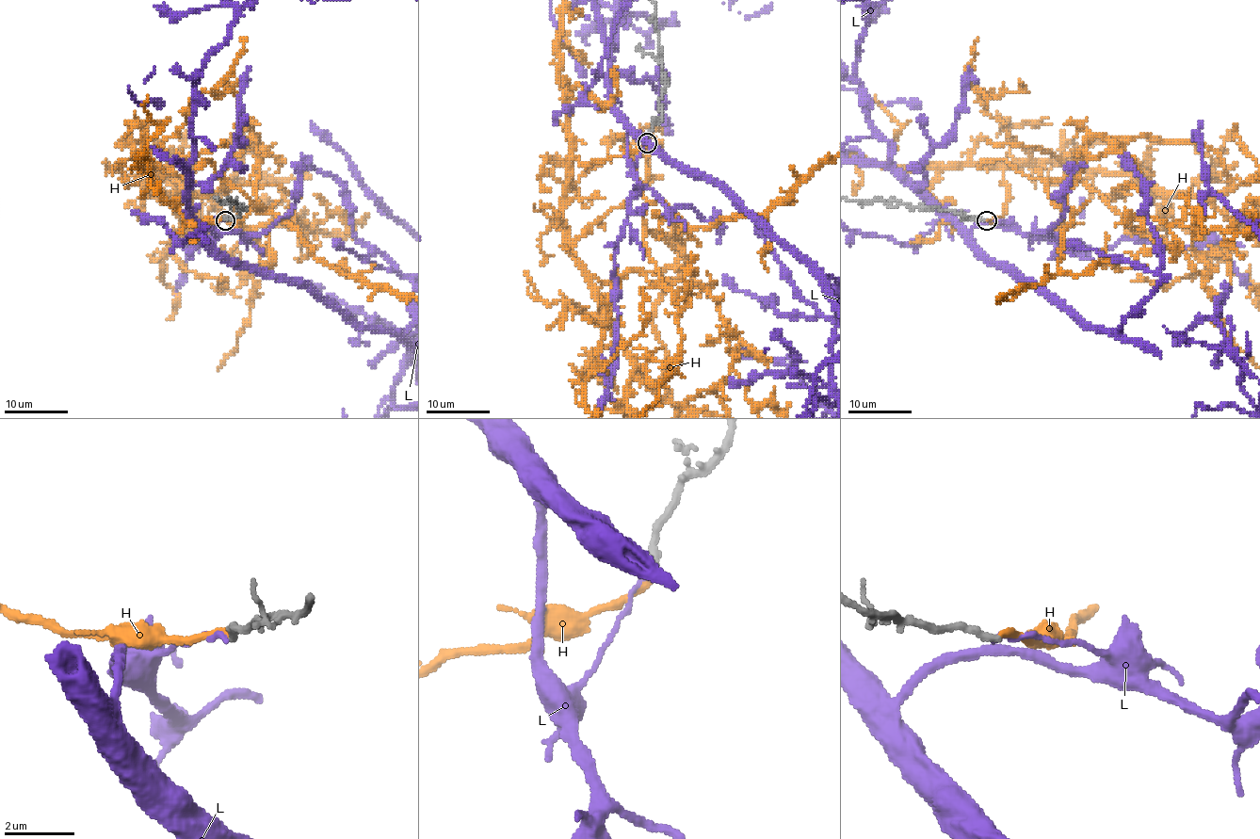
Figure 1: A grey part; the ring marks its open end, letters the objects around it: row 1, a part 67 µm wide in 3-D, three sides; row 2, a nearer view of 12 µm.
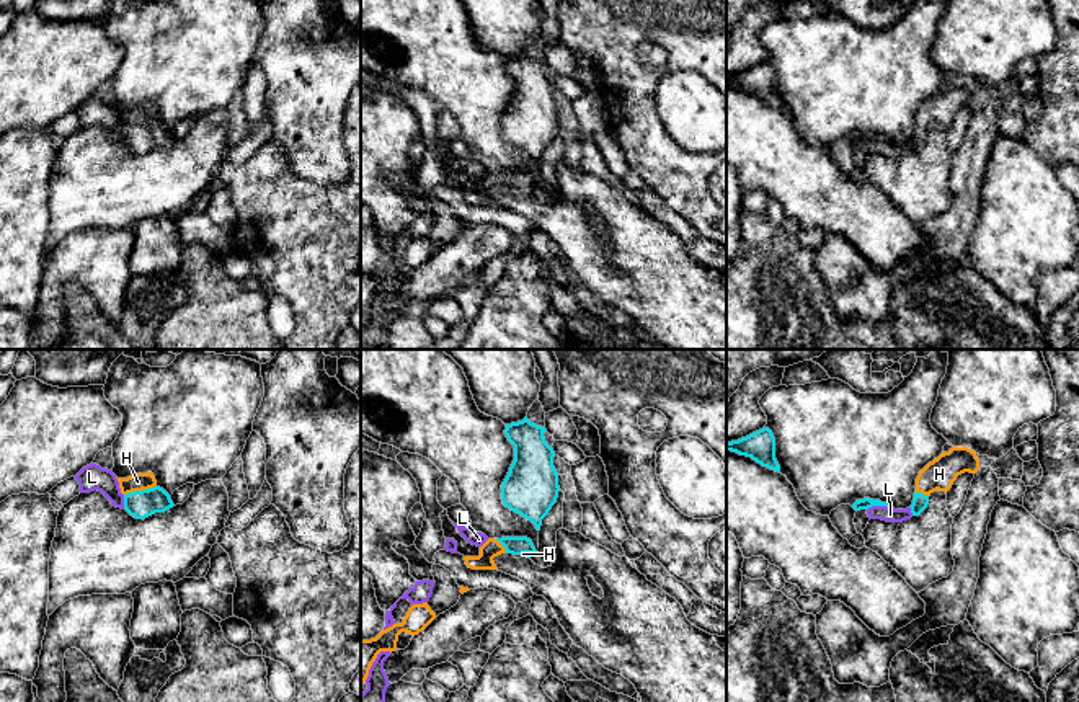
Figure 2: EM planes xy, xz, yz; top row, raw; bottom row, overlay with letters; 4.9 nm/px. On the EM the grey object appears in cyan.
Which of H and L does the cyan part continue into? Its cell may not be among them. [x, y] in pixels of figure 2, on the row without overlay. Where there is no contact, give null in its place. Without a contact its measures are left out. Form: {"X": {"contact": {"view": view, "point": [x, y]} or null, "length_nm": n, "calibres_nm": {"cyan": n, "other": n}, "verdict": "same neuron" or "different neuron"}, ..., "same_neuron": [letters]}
{"H": {"contact": {"view": "xy", "point": [139, 126]}, "length_nm": 170, "calibres_nm": {"cyan": 140, "other": 90}, "verdict": "same neuron"}, "L": {"contact": {"view": "yz", "point": [879, 139]}, "length_nm": 120, "calibres_nm": {"cyan": 60, "other": 80}, "verdict": "different neuron"}, "same_neuron": ["H"]}

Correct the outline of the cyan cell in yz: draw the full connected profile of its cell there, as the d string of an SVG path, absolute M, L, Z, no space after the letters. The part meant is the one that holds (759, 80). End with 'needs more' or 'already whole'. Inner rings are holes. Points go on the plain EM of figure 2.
M762 62L738 75L726 77L726 85L751 91L762 101L780 108L780 100L775 93L775 72L769 62Z | already whole

